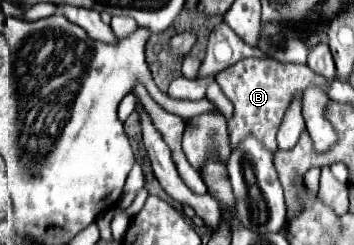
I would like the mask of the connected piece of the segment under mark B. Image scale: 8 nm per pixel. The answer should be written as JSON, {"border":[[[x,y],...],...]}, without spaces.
{"border":[[[245,58],[237,64],[225,68],[215,76],[223,94],[233,102],[235,112],[227,120],[227,130],[231,138],[231,148],[235,150],[247,136],[257,138],[269,152],[277,150],[277,130],[279,124],[297,94],[303,94],[309,86],[317,86],[327,94],[329,80],[315,74],[307,64],[281,64],[271,62],[271,58]]]}

